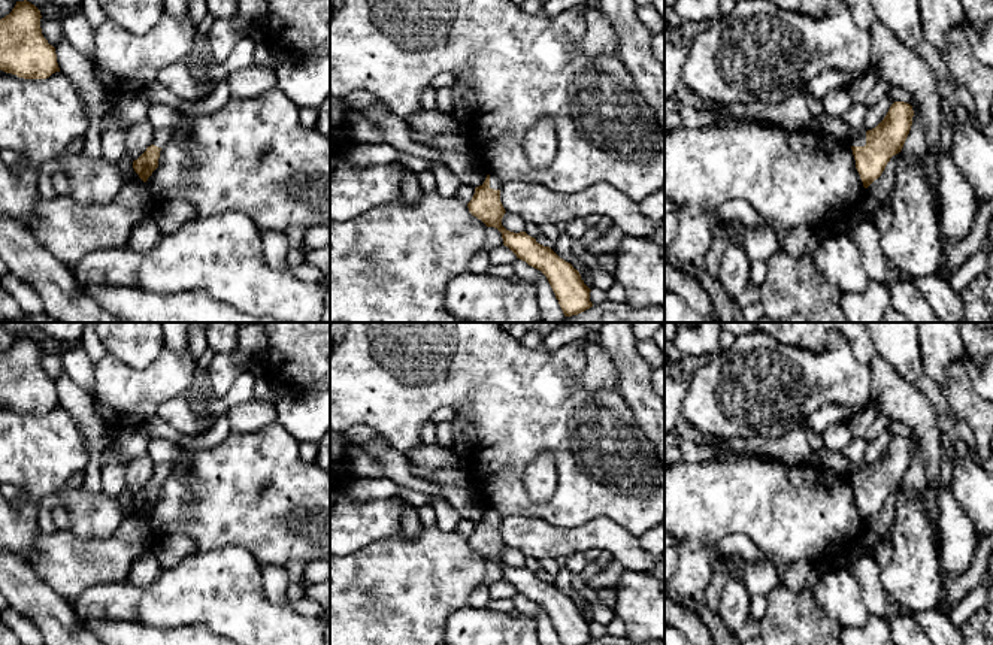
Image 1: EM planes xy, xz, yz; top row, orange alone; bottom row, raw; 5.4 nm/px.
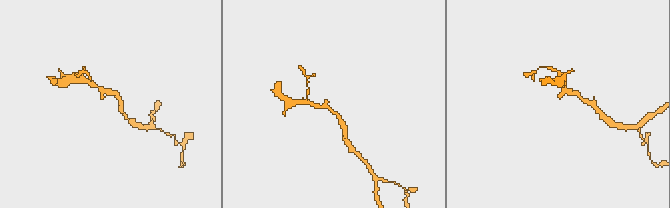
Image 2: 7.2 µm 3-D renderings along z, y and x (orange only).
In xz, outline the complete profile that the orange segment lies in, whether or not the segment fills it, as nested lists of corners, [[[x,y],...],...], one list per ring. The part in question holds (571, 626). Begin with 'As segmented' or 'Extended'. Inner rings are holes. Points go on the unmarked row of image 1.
Extended. [[[487,509],[482,520],[475,523],[472,535],[467,538],[469,546],[481,554],[487,561],[494,561],[502,567],[503,579],[517,593],[541,605],[558,635],[561,645],[587,645],[590,623],[581,614],[579,606],[567,596],[560,593],[550,581],[536,576],[526,566],[514,567],[502,560],[505,542],[500,536],[502,515],[494,509]]]

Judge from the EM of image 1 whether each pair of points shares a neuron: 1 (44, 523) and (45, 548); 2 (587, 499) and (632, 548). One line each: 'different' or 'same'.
1: different
2: different

